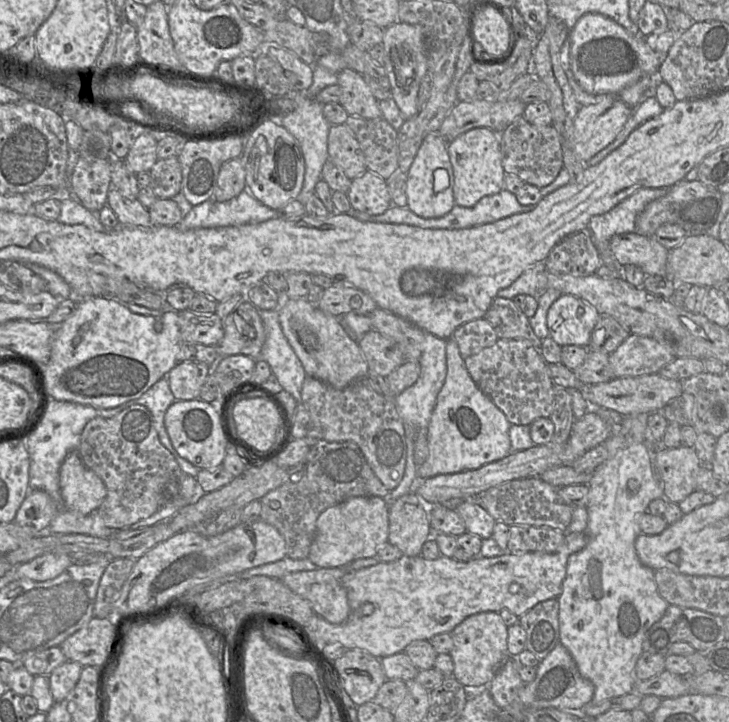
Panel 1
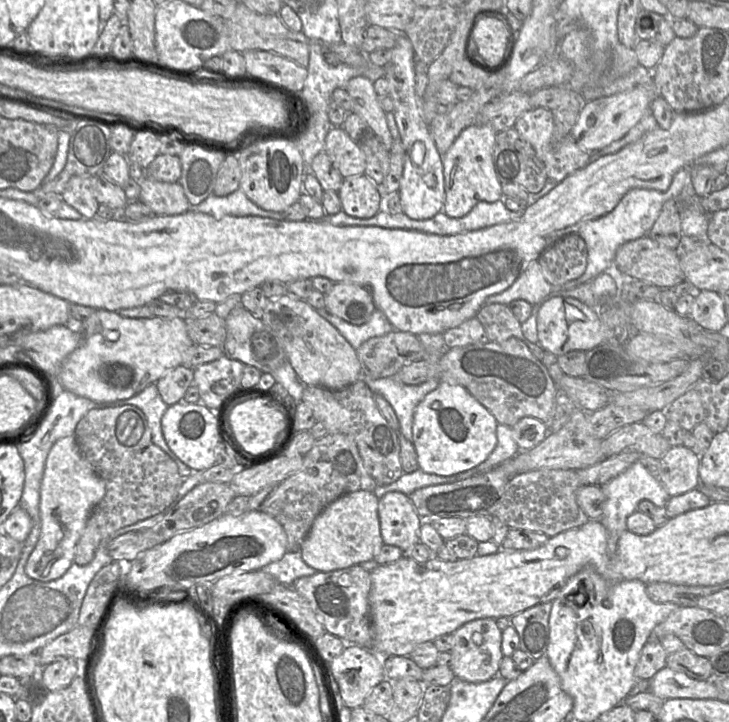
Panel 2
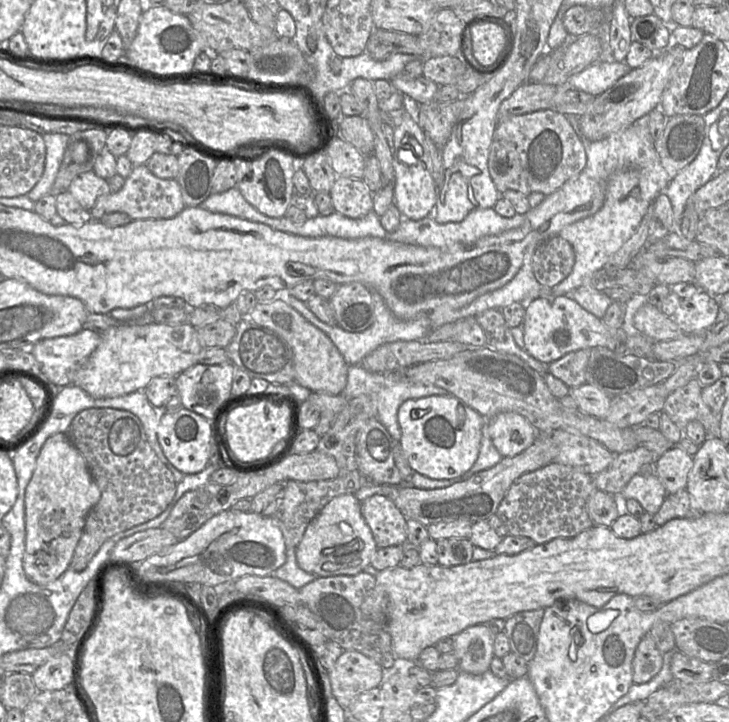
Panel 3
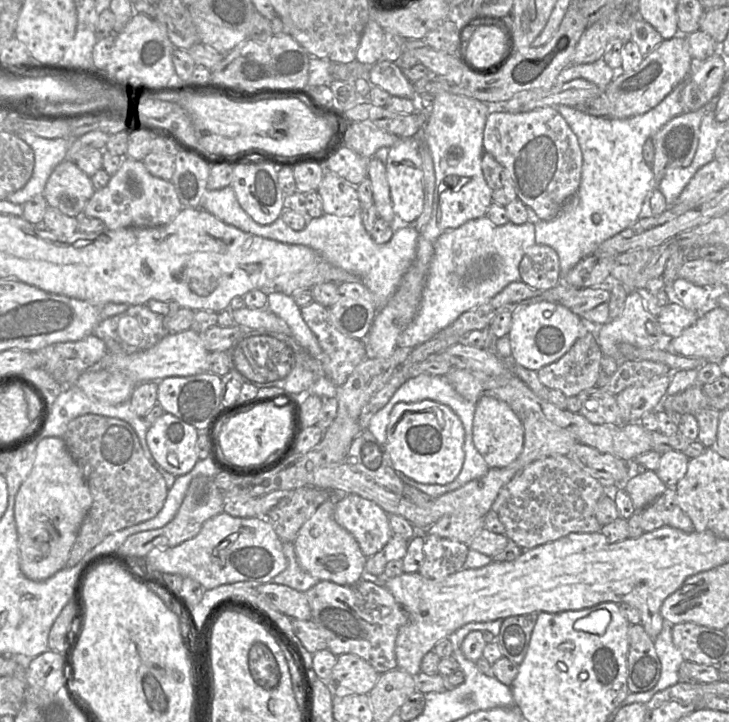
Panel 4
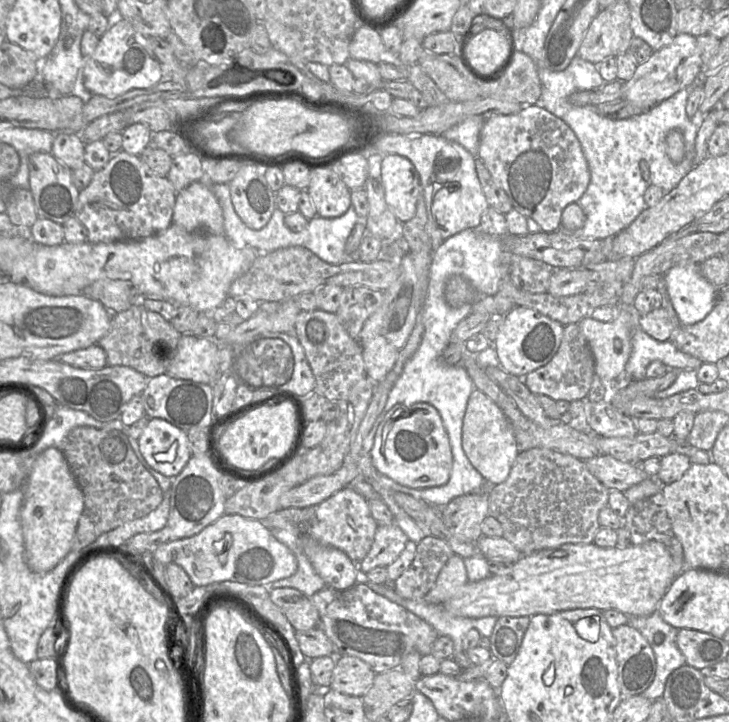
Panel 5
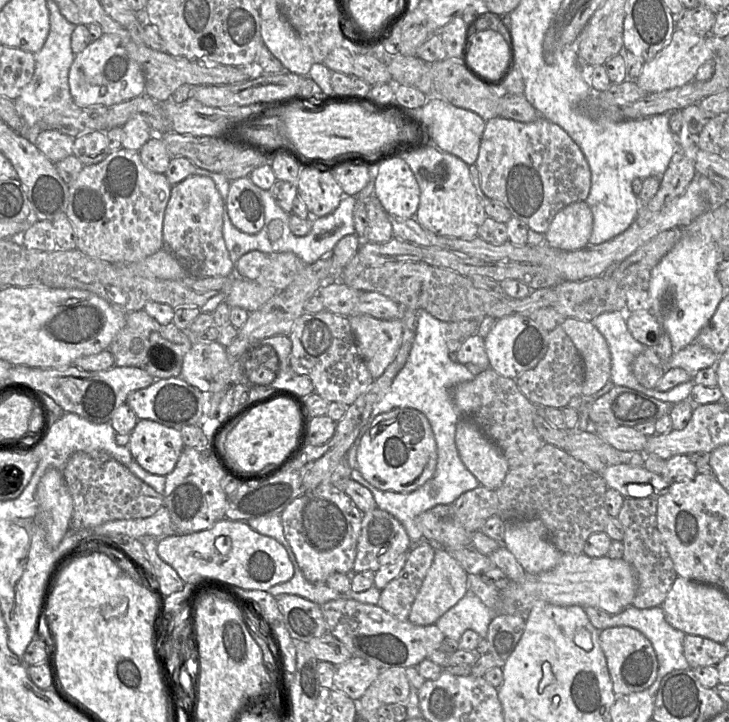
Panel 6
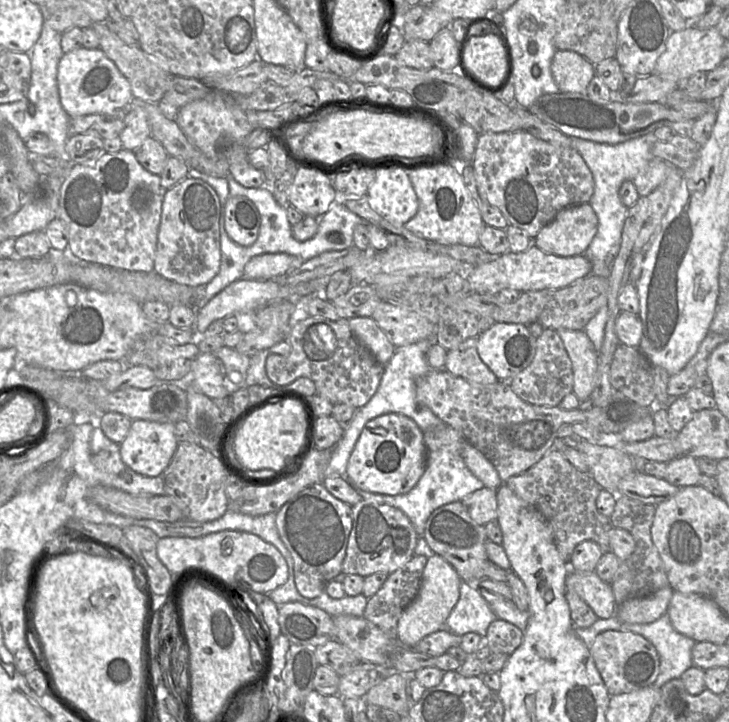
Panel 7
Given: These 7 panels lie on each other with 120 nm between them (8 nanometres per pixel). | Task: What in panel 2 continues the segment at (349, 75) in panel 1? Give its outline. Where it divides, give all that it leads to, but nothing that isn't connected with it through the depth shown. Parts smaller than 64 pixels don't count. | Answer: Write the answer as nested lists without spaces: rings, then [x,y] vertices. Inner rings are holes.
[[[356,76],[348,81],[346,90],[352,99],[352,112],[366,122],[368,129],[390,151],[393,139],[387,126],[386,112],[378,102],[373,82],[364,76]]]

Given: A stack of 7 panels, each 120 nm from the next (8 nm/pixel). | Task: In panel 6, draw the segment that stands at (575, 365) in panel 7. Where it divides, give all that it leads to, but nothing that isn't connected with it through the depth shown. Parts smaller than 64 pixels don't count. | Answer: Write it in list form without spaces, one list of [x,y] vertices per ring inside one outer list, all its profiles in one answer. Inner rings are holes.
[[[566,318],[561,327],[570,337],[585,365],[581,395],[598,392],[611,376],[611,354],[604,336],[591,321]]]

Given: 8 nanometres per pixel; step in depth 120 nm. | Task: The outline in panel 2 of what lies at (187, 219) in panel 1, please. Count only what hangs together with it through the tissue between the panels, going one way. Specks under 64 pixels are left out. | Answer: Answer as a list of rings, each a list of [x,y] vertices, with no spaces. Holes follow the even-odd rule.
[[[238,188],[227,196],[209,195],[205,200],[192,208],[195,211],[209,214],[216,219],[224,216],[259,216],[275,220],[286,220],[283,212],[267,211],[253,203]]]

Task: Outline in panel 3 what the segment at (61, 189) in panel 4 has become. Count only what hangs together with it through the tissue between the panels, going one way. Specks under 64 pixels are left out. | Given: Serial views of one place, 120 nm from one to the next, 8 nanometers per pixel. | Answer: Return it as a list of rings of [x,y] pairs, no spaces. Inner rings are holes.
[[[93,171],[77,176],[67,191],[86,210],[91,210],[96,200],[111,193],[106,179],[98,177]]]

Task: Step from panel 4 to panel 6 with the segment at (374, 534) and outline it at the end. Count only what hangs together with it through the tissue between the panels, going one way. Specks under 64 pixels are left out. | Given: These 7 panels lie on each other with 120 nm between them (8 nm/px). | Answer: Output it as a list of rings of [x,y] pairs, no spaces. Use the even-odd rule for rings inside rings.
[[[320,484],[294,499],[280,514],[284,535],[305,577],[311,583],[326,583],[333,573],[352,571],[363,512],[333,484]]]

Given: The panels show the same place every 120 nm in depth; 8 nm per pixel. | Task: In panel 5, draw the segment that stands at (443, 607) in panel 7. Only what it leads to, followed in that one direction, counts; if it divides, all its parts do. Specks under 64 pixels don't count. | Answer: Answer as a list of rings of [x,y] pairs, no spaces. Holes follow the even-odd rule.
[[[455,554],[441,569],[434,586],[425,595],[424,601],[430,604],[443,604],[467,582],[468,576],[463,558]]]

